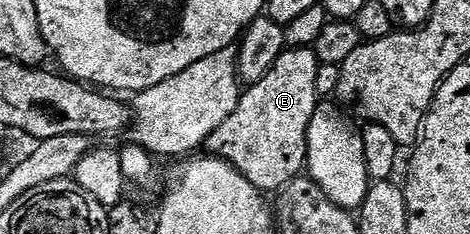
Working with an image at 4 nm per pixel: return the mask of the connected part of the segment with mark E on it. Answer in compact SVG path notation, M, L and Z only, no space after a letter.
M311 46L285 49L278 57L274 69L270 69L270 73L266 73L266 77L262 77L257 83L251 84L241 94L238 109L234 109L234 113L230 113L230 117L226 117L226 121L222 121L222 125L218 125L214 133L210 133L206 144L207 154L218 159L227 159L261 193L279 193L292 180L301 178L307 160L307 129L310 128L310 121L318 104L316 78L320 65L320 59Z

